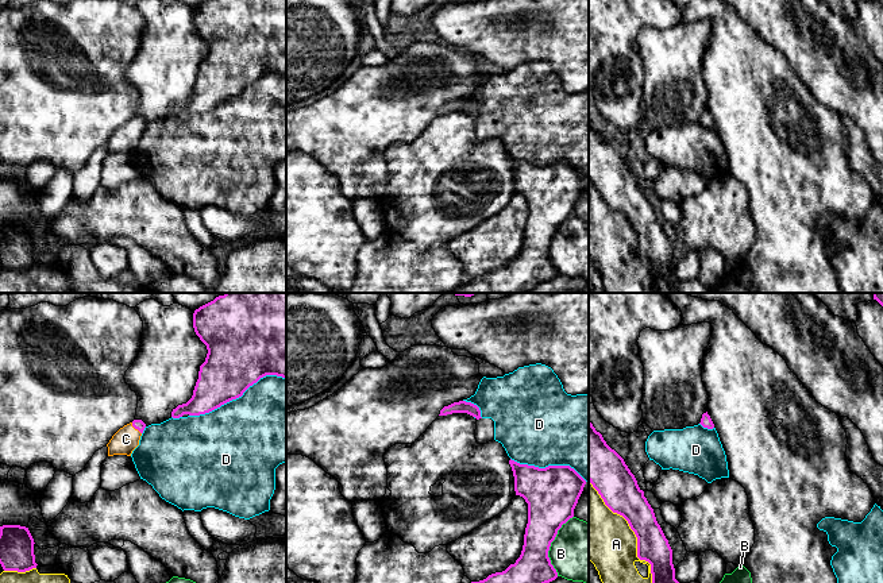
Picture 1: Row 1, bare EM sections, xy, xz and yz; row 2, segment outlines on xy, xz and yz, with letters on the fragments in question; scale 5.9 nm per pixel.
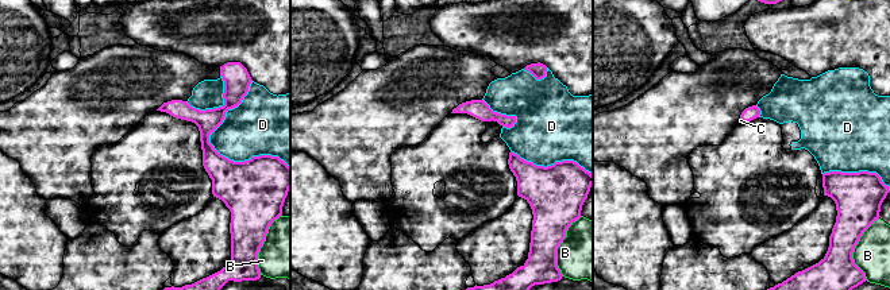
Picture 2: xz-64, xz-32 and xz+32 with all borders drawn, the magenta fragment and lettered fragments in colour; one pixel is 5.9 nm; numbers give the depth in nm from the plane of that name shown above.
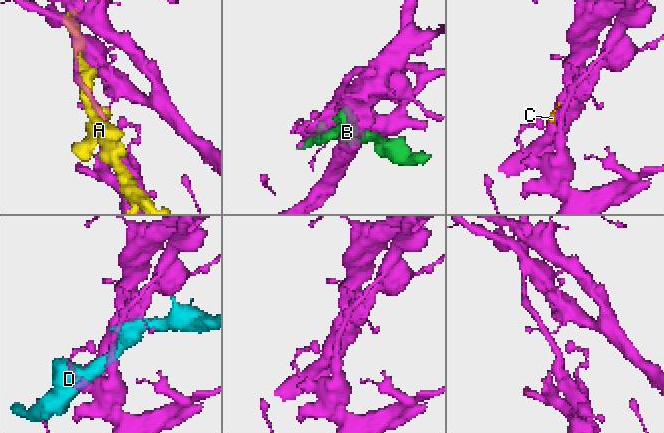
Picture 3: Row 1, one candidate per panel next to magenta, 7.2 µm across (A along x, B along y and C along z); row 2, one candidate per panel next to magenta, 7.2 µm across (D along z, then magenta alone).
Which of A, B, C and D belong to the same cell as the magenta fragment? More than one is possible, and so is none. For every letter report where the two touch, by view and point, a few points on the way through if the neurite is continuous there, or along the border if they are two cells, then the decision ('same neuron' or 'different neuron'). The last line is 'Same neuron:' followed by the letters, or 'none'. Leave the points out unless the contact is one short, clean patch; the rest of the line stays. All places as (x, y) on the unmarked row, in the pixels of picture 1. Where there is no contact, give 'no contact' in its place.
A: yz (635, 231) | different neuron
B: xz (550, 243) | different neuron
C: xy (135, 126) | across xy (138, 122), (135, 126), (126, 136) | same neuron
D: xy (236, 95) | different neuron
Same neuron: C

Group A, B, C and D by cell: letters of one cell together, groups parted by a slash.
A / B / C / D

